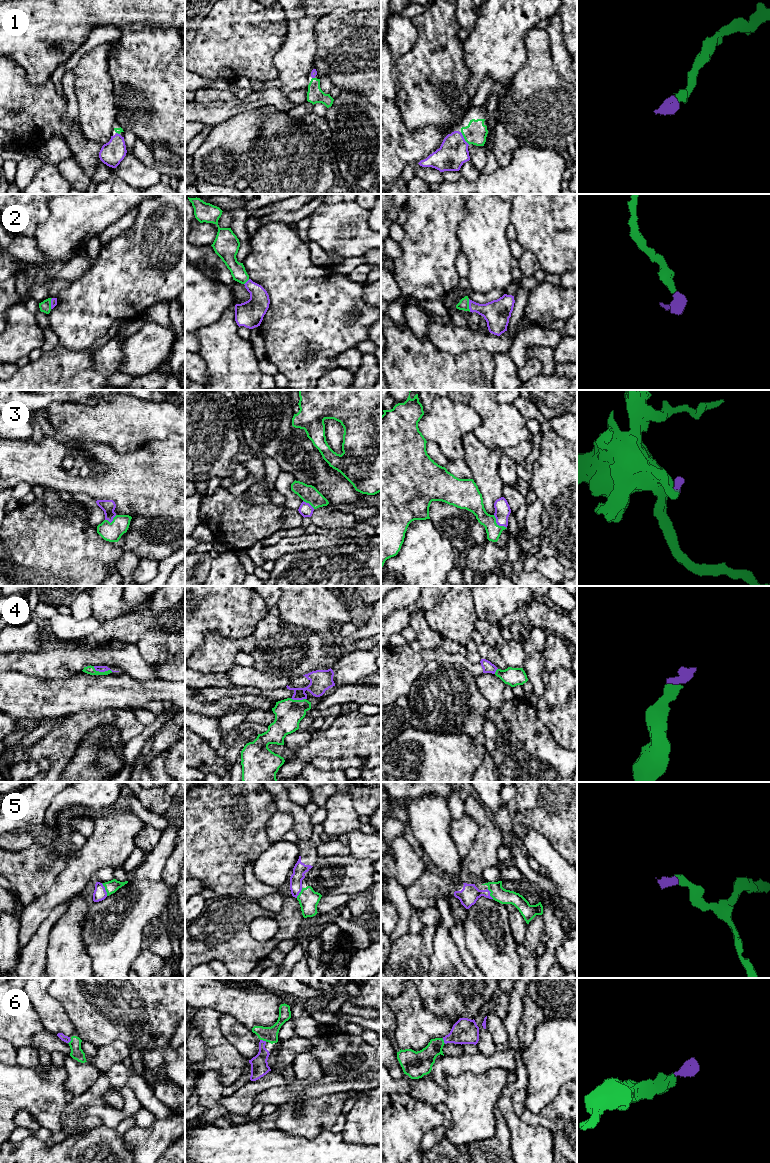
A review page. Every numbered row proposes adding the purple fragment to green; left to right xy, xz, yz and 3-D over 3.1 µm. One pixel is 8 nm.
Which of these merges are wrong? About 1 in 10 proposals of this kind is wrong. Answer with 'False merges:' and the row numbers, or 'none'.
False merges: none

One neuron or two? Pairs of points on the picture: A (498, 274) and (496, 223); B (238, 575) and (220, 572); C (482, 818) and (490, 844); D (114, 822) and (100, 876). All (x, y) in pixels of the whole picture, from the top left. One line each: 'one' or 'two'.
A: one
B: one
C: one
D: two

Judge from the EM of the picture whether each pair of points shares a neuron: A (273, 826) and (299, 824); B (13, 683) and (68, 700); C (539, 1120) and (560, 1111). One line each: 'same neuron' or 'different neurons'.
A: different neurons
B: same neuron
C: same neuron

